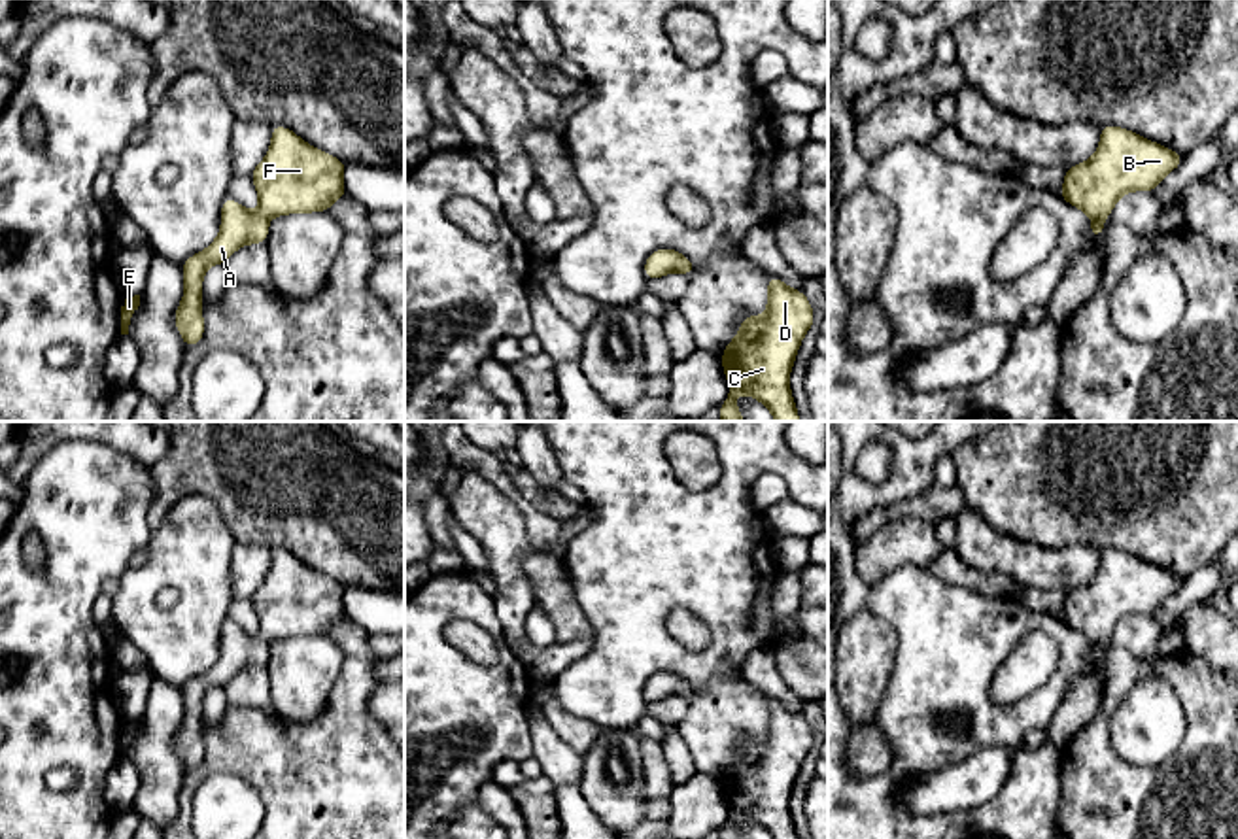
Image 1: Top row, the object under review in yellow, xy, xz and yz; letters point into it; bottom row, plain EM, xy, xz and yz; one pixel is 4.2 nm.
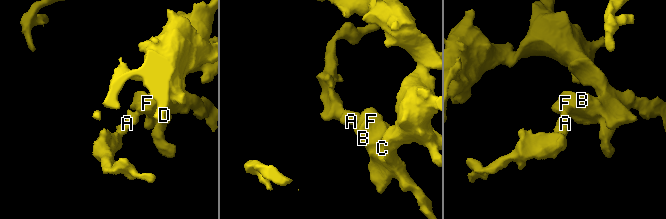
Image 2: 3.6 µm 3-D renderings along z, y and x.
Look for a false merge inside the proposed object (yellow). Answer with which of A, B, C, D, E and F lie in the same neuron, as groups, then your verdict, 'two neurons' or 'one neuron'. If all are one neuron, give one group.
A B C D E F | one neuron

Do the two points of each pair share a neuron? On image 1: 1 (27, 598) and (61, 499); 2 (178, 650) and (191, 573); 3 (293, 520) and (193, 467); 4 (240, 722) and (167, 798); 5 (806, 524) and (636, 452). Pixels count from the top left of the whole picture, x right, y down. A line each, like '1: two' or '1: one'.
1: one
2: one
3: one
4: two
5: two

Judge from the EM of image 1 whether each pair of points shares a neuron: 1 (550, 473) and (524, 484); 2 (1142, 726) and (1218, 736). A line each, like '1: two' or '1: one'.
1: two
2: two

